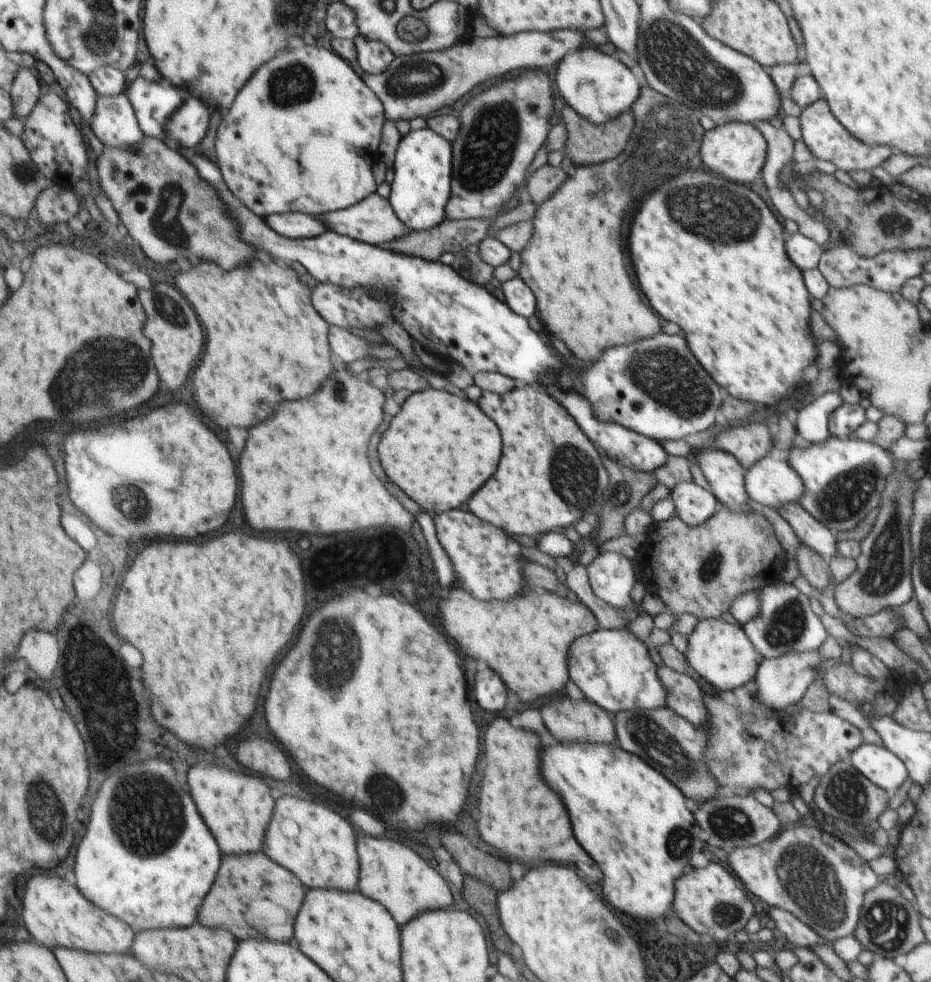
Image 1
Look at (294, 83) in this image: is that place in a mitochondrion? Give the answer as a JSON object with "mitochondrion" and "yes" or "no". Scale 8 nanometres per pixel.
{"mitochondrion":"yes"}

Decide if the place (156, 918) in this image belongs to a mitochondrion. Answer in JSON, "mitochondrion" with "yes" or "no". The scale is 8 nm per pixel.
{"mitochondrion":"no"}

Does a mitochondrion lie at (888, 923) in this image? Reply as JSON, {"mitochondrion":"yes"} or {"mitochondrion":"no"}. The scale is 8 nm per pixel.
{"mitochondrion":"yes"}

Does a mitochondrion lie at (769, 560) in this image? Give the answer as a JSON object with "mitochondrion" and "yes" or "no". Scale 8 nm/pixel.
{"mitochondrion":"no"}

